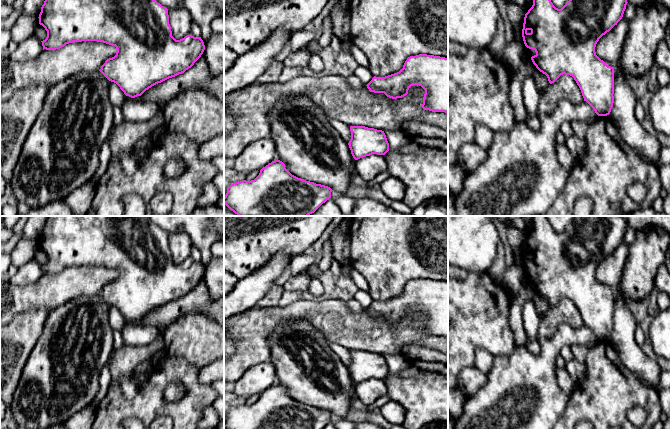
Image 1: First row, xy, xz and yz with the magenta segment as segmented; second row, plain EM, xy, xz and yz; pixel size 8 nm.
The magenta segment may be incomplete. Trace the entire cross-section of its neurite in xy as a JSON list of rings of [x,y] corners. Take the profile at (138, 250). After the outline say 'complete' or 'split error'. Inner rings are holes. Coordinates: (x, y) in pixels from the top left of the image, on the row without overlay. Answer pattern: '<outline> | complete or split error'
[[[48,216],[44,228],[41,231],[41,236],[38,242],[39,248],[42,249],[47,255],[46,263],[41,265],[43,274],[56,274],[64,271],[66,268],[82,265],[97,265],[115,270],[117,273],[116,279],[112,282],[107,283],[99,295],[109,305],[116,307],[124,316],[124,318],[131,322],[141,320],[152,310],[184,297],[194,289],[194,287],[201,281],[205,274],[205,269],[201,261],[187,259],[180,264],[176,264],[172,260],[171,250],[169,248],[168,233],[151,222],[149,220],[149,216]]] | complete

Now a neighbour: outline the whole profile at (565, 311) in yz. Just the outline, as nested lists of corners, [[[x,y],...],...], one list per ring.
[[[565,298],[550,308],[547,315],[540,321],[538,340],[542,341],[551,338],[557,328],[563,324],[574,328],[579,328],[584,325],[581,314],[574,302]]]

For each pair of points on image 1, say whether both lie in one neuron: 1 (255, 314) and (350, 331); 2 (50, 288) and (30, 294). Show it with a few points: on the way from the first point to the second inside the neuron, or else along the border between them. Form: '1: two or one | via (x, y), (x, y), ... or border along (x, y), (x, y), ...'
1: one | via (279, 314), (317, 313), (326, 316)
2: one | via (45, 293), (35, 294)

